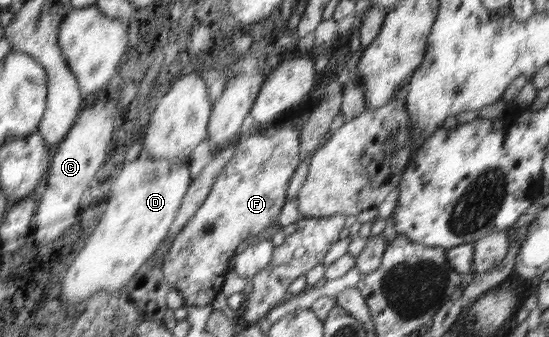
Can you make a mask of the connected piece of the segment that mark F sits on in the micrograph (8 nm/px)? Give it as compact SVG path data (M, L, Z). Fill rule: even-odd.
M289 123L284 128L270 130L270 134L268 132L254 134L240 142L240 150L234 153L230 162L218 175L204 204L198 208L198 211L163 252L166 254L162 265L164 280L167 280L172 288L178 290L183 304L188 306L210 305L221 291L225 275L231 269L231 263L237 251L249 242L250 237L257 236L262 230L272 226L274 220L277 220L286 201L288 182L301 162L300 145L298 128L292 128Z

